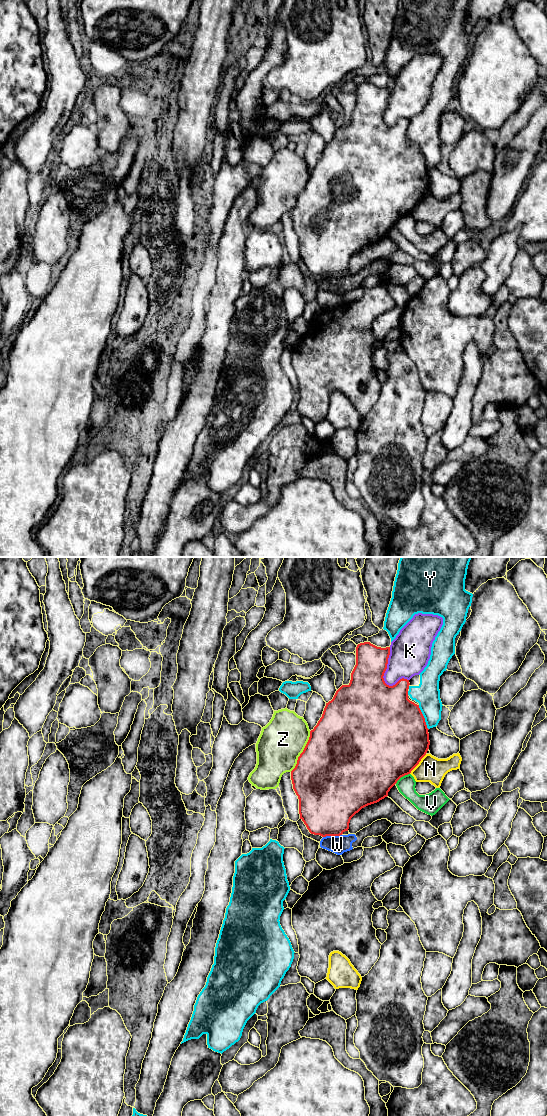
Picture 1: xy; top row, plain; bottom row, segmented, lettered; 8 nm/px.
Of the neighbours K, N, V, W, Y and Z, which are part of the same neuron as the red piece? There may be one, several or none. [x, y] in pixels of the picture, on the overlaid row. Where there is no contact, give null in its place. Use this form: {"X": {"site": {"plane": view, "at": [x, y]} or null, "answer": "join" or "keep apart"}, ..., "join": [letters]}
{"K": {"site": {"plane": "xy", "at": [386, 668]}, "answer": "keep apart"}, "N": {"site": {"plane": "xy", "at": [418, 763]}, "answer": "keep apart"}, "V": {"site": {"plane": "xy", "at": [402, 776]}, "answer": "keep apart"}, "W": {"site": {"plane": "xy", "at": [332, 835]}, "answer": "keep apart"}, "Y": {"site": {"plane": "xy", "at": [423, 717]}, "answer": "keep apart"}, "Z": {"site": {"plane": "xy", "at": [303, 751]}, "answer": "keep apart"}, "join": []}

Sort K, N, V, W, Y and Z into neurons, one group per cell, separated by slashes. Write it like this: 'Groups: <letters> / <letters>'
Groups: K / N / V / W / Y / Z

